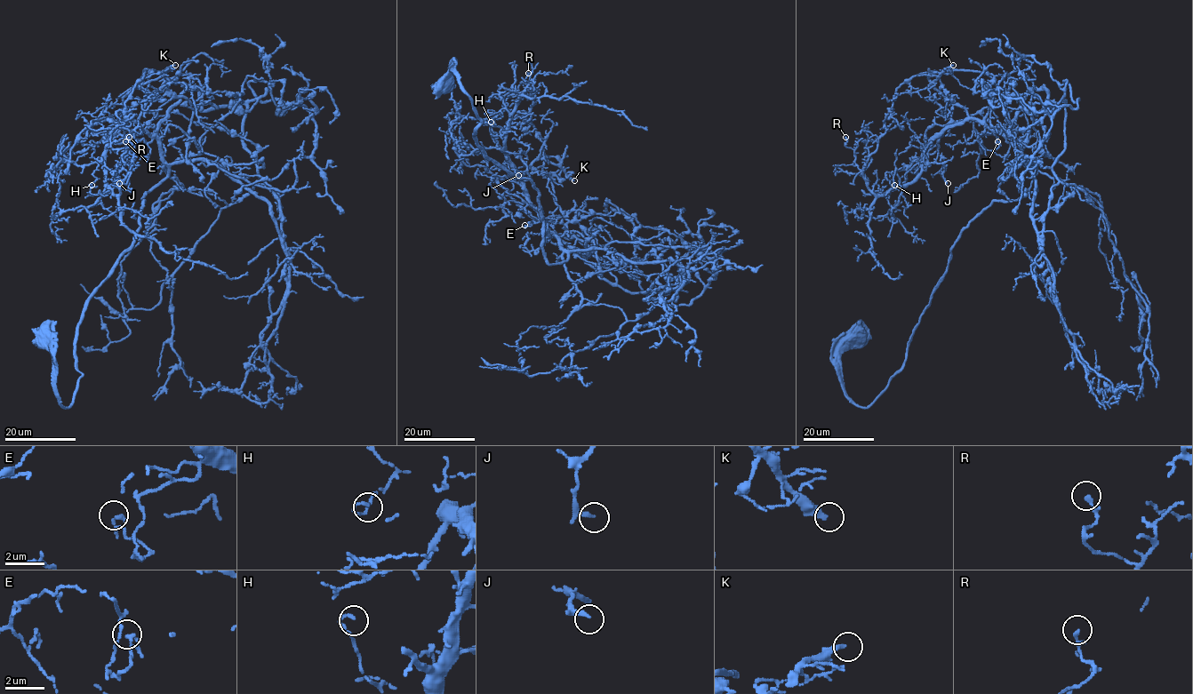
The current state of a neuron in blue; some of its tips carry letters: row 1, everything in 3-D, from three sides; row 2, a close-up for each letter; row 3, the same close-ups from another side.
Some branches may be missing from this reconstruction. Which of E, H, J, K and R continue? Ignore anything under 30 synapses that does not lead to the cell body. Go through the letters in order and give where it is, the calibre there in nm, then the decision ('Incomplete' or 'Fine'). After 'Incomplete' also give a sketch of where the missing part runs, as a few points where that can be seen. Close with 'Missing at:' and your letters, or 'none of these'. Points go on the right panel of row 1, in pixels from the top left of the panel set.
E: Place: (997, 141). Thickness 140 nm. Fine
H: Place: (894, 185). Thickness 140 nm. Fine
J: Place: (948, 183). Thickness 180 nm. Fine
K: Place: (953, 65). Thickness 280 nm. Incomplete. Course of what is missing: (953, 65), (964, 66), (980, 59), (987, 52), (980, 44), (982, 28), (980, 21), (975, 16), (973, 19)
R: Place: (845, 137). Thickness 240 nm. Fine
Missing at: K

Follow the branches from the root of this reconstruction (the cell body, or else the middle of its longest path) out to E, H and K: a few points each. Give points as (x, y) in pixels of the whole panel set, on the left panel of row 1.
E: (42, 335), (68, 407), (83, 310), (168, 173), (156, 138), (125, 141)
H: (42, 335), (68, 407), (77, 325), (167, 176), (160, 142), (130, 119), (92, 185)
K: (42, 335), (68, 407), (83, 310), (168, 173), (124, 98), (175, 65)

